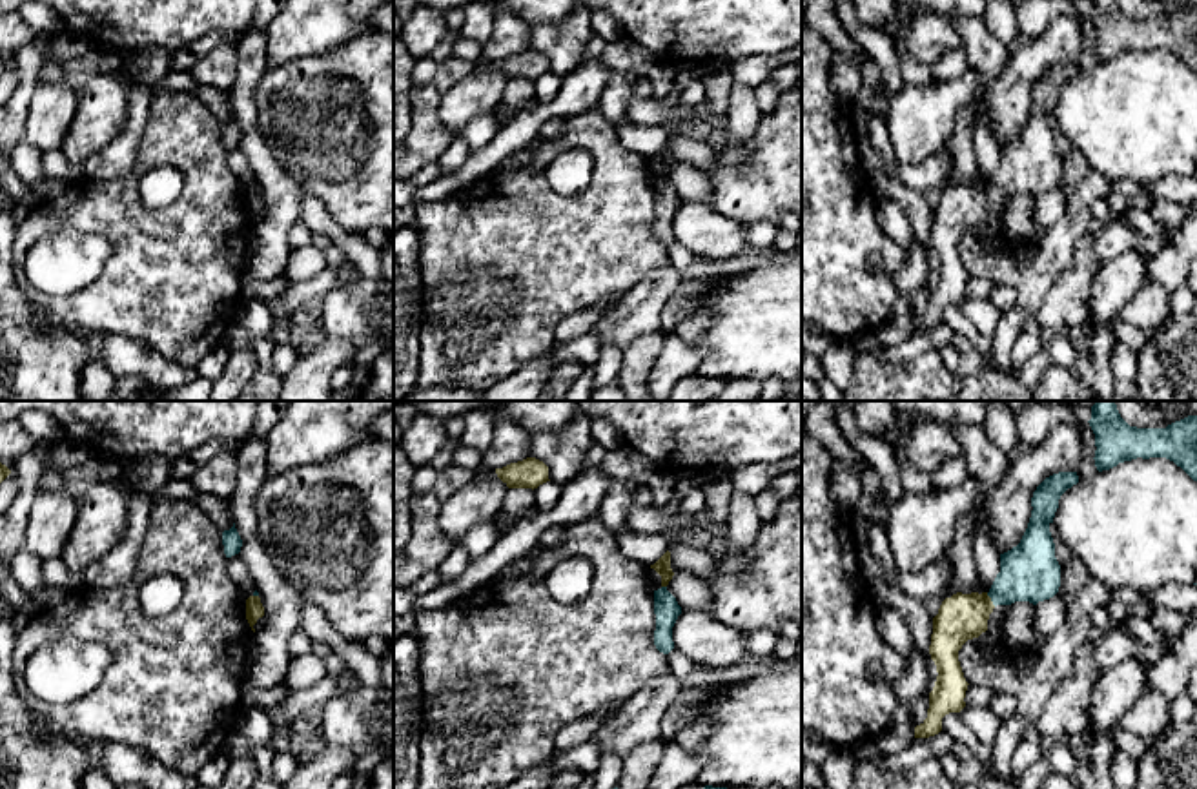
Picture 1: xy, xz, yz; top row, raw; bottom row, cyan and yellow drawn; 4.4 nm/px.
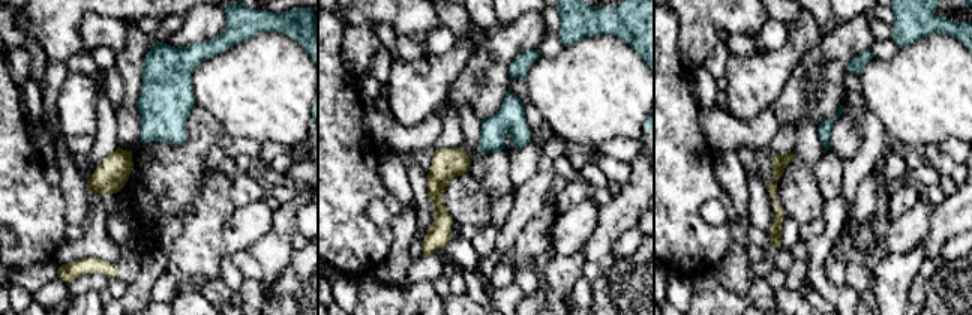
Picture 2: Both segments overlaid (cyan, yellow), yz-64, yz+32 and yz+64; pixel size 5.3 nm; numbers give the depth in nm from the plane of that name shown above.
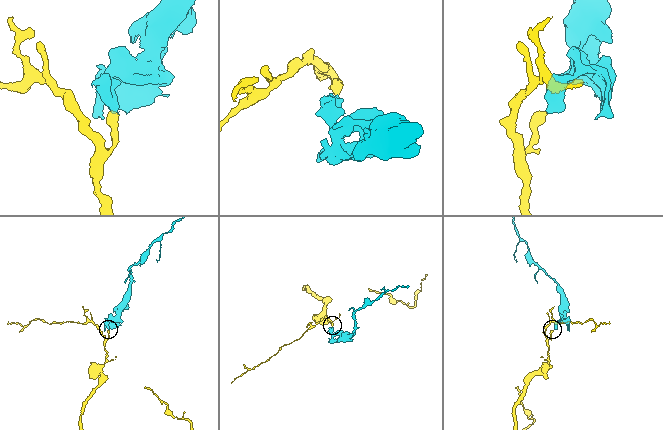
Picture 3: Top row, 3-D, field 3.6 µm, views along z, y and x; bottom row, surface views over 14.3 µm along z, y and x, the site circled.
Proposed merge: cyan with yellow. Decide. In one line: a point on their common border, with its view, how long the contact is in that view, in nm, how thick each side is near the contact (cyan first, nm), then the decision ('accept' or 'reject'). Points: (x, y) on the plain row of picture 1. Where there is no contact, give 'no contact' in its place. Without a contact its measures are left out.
yz (992, 192) | 80 nm | 260/200 nm | reject

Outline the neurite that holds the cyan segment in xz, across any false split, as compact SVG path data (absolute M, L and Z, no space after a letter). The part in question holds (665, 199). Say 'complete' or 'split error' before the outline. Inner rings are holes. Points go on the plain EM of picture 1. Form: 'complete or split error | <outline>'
complete | M667 179L654 182L654 206L654 237L660 244L669 246L674 241L672 219L681 206L681 199L678 197L676 190L667 182Z

